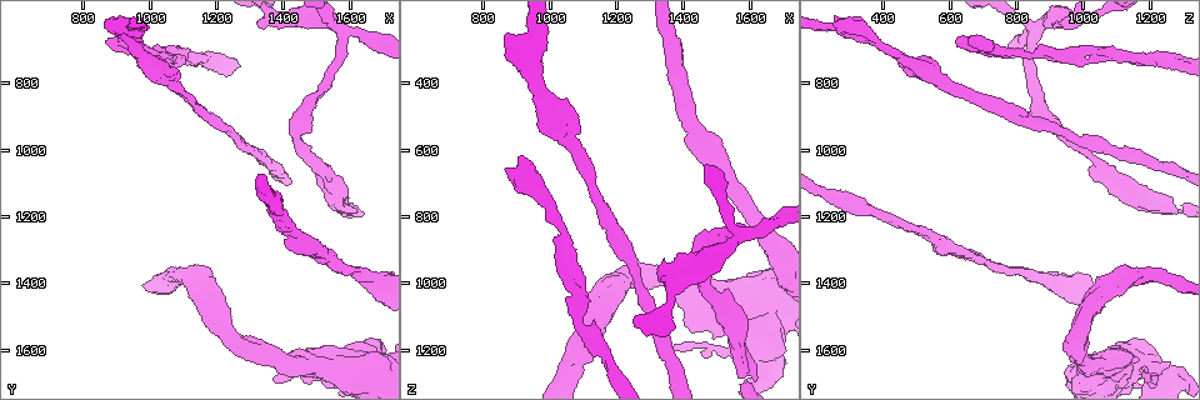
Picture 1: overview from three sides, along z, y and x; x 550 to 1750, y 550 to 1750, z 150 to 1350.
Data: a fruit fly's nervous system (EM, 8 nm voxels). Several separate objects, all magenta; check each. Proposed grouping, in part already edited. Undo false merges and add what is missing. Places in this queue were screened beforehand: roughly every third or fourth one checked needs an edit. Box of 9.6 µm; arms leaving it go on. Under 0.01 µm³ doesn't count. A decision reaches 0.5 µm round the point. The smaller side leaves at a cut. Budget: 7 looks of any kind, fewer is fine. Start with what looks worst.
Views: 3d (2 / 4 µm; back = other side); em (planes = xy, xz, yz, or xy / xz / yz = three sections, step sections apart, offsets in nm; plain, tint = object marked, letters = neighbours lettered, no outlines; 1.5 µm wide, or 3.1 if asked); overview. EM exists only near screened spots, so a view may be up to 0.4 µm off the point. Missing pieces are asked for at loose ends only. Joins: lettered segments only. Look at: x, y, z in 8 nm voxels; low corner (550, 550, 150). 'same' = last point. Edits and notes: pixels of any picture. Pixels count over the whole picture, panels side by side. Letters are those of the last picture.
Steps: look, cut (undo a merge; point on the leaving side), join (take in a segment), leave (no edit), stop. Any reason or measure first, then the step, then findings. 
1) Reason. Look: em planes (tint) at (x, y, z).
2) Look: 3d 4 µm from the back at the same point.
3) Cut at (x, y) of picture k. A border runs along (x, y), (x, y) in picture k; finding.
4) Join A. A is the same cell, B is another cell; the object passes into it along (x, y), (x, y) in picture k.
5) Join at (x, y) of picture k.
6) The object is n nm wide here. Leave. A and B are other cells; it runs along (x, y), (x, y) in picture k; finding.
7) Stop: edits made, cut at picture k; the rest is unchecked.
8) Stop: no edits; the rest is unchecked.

Thick end. Look: 3d 2 µm at (1380, 640, 920).

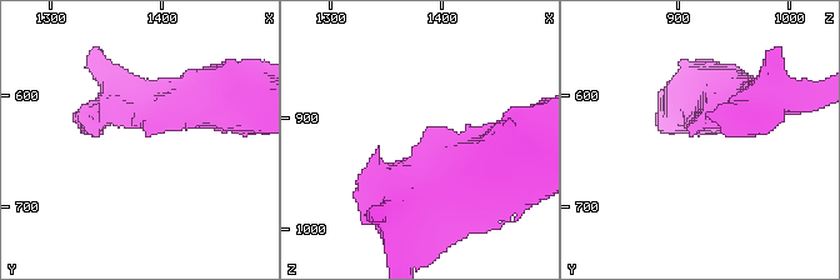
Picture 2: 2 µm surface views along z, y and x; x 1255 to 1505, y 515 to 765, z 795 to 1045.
Need the tissue. Look: em xy step 8 (letters) at (1388, 638, 916).

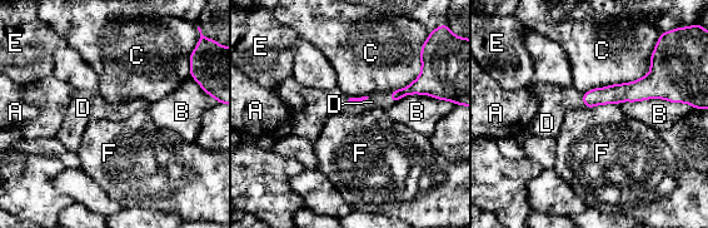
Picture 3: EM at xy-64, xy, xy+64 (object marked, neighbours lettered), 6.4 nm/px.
Look: em planes (letters) at the same point.

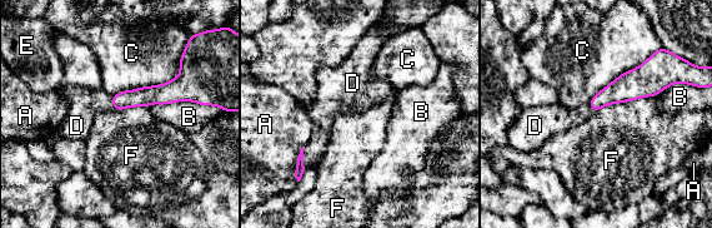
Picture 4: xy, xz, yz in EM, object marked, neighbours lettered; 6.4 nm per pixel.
Join D. D is the same cell, A, B, C, E and F are other cells; the object passes into it along (625, 88), (591, 107), (555, 118) in picture 4; the cell continues.

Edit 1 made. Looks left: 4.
See it whole again. Look: overview.

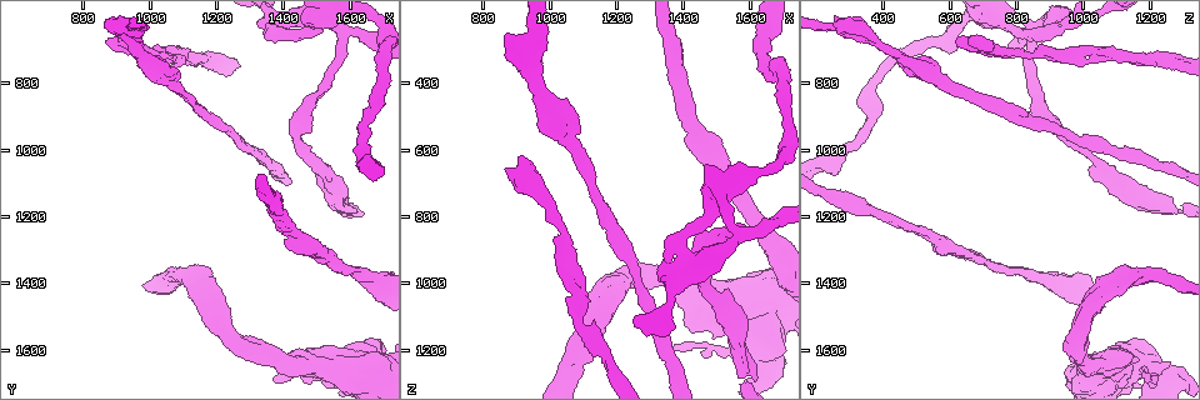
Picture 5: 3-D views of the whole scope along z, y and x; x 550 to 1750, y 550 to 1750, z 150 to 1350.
Side arm on a straight run. Look: 3d 2 µm at (950, 670, 380).

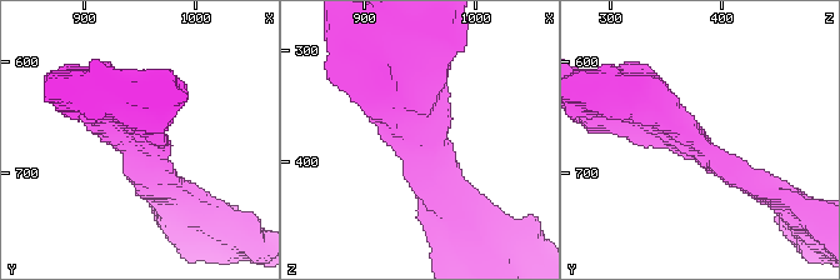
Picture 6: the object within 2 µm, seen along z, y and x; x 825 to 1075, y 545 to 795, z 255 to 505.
3 arms meet here; the arms are 220, 340, 380 nm wide. Look: em planes (letters) at (948, 670, 368).

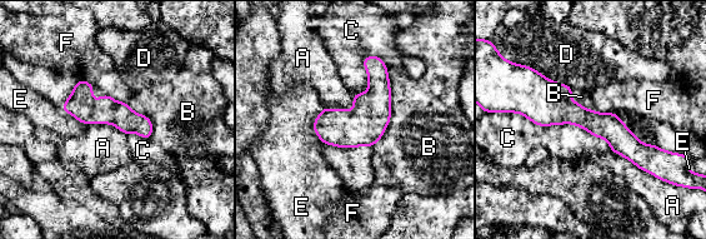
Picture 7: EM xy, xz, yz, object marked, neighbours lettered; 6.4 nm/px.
Leave. A, B, C, D, E and F are other cells; continuous, no second cell.

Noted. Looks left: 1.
Stop: edits made, join at picture 4; the rest is unchecked.

